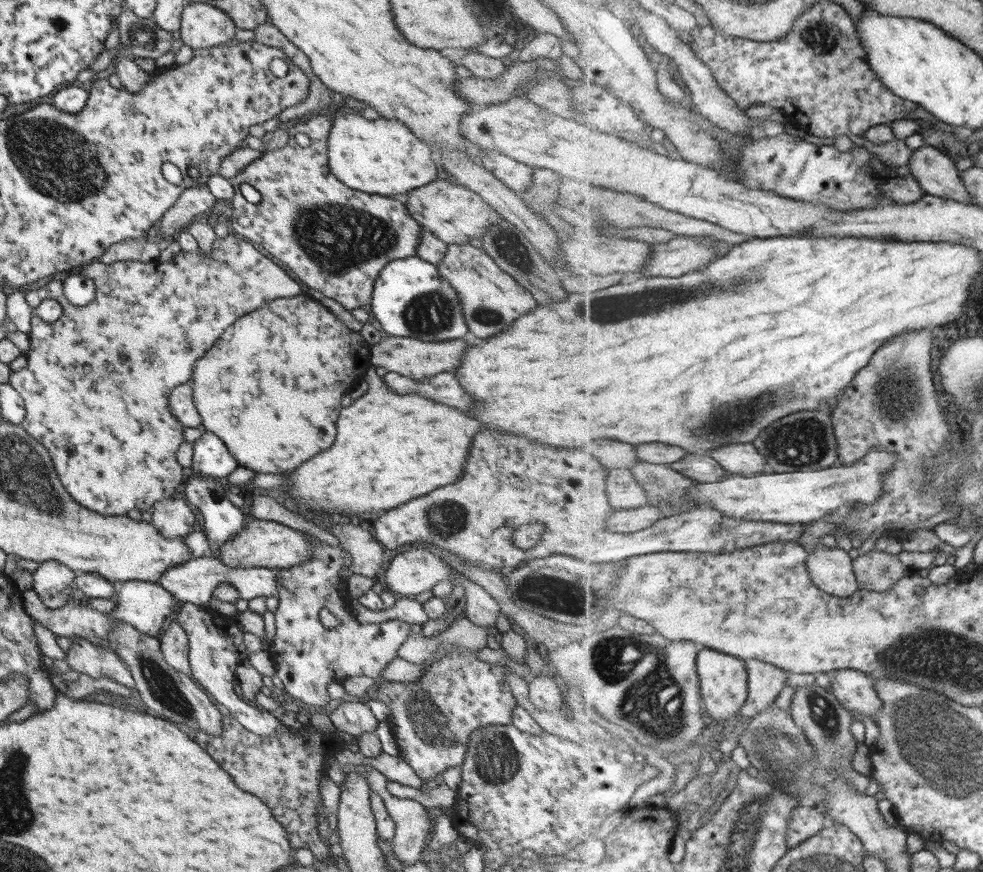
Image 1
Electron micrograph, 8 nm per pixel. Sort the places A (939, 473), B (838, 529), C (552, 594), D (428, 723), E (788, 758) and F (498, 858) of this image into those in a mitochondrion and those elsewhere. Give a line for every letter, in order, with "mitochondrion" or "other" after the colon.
A: other
B: other
C: mitochondrion
D: mitochondrion
E: mitochondrion
F: other

